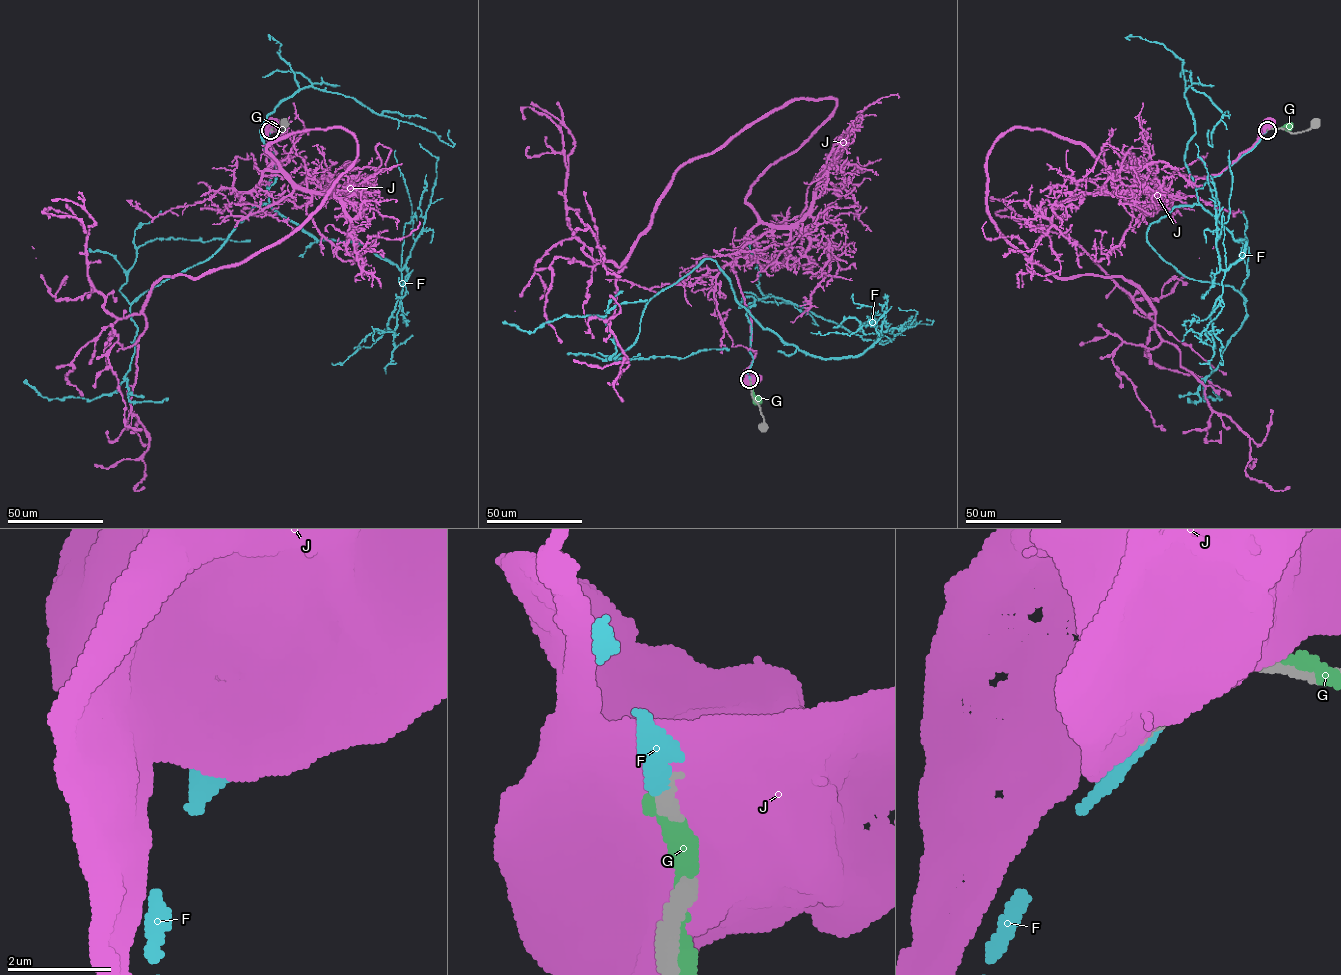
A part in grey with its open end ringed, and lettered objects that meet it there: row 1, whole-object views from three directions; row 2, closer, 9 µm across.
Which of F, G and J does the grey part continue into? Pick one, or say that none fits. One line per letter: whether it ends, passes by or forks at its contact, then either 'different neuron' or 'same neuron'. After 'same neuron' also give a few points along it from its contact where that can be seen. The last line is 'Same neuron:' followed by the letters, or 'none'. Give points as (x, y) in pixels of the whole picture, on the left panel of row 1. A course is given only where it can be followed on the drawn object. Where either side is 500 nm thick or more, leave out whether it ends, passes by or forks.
F: it ends there; same neuron; it runs (271, 130), (269, 203), (253, 206), (210, 257), (131, 304), (135, 352), (117, 390), (48, 399), (23, 381)
G: it ends there; different neuron
J: different neuron
Same neuron: F

